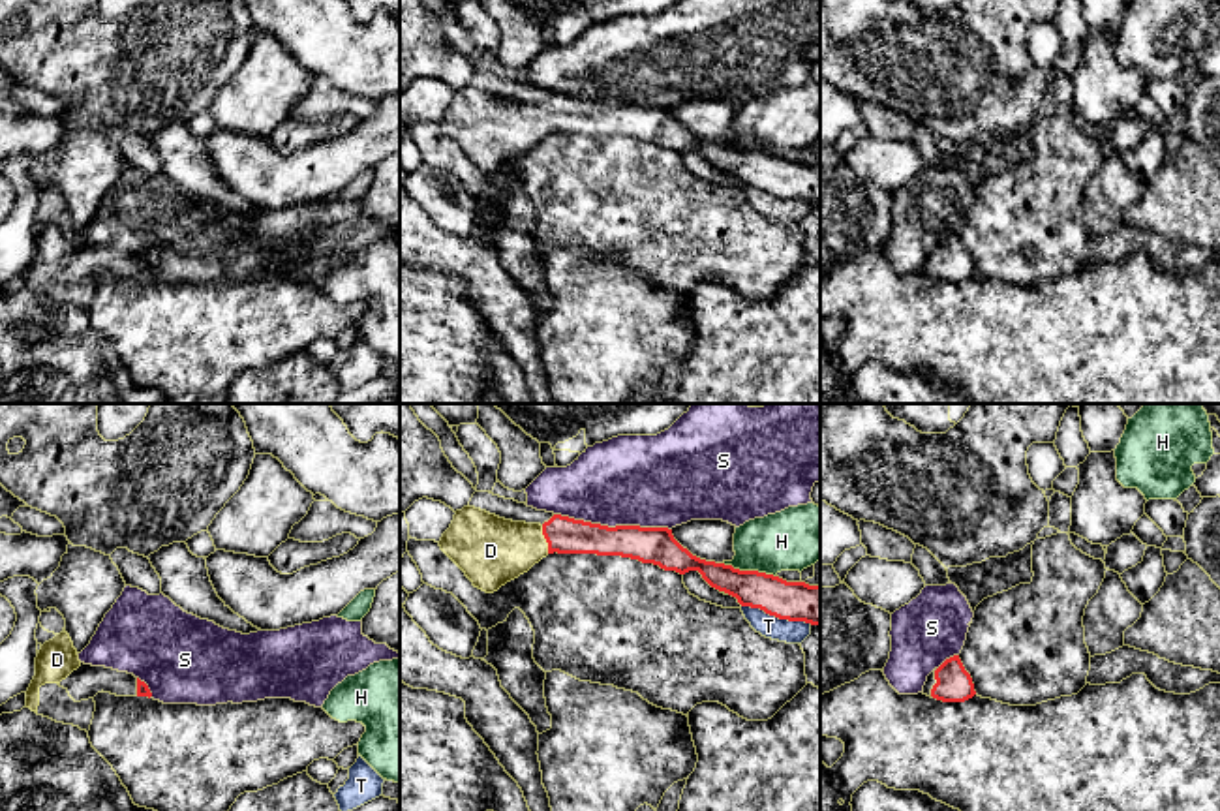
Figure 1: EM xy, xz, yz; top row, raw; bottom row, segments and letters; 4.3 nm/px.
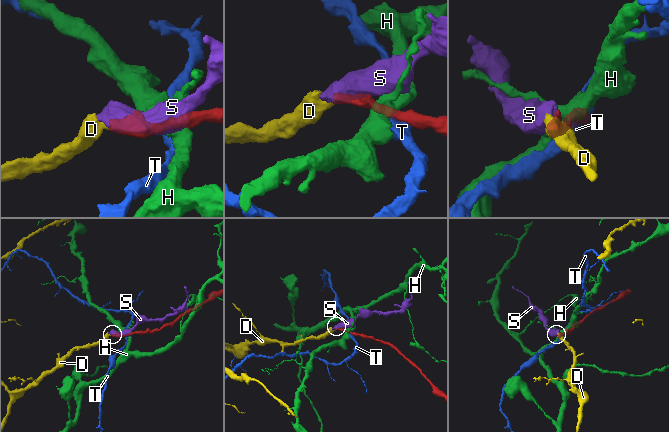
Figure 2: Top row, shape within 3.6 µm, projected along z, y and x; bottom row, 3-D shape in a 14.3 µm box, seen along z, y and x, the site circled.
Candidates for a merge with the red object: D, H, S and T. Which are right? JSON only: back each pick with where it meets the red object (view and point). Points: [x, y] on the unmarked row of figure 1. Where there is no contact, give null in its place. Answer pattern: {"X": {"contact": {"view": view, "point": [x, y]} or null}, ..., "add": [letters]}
{"D": {"contact": {"view": "xz", "point": [545, 117]}}, "add": ["D"]}

